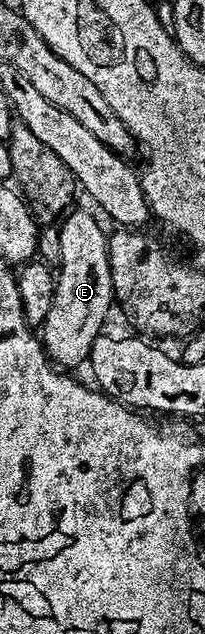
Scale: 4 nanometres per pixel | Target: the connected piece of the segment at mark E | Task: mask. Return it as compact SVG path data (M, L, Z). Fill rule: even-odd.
M75 208L61 218L62 225L57 226L58 231L58 264L54 278L54 298L50 304L48 315L42 320L40 326L40 340L47 357L58 367L78 365L90 356L90 348L99 340L101 325L111 316L110 305L115 304L112 275L110 274L110 254L108 250L108 233L98 226L98 221L90 213Z

